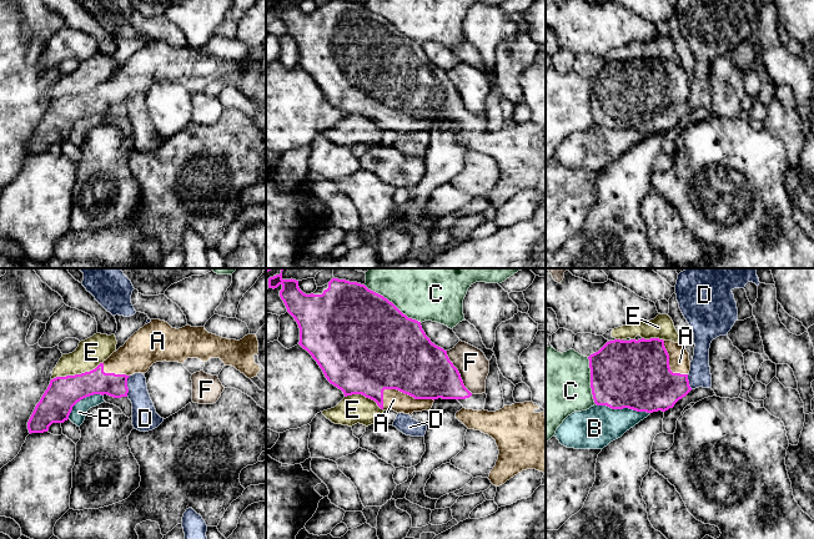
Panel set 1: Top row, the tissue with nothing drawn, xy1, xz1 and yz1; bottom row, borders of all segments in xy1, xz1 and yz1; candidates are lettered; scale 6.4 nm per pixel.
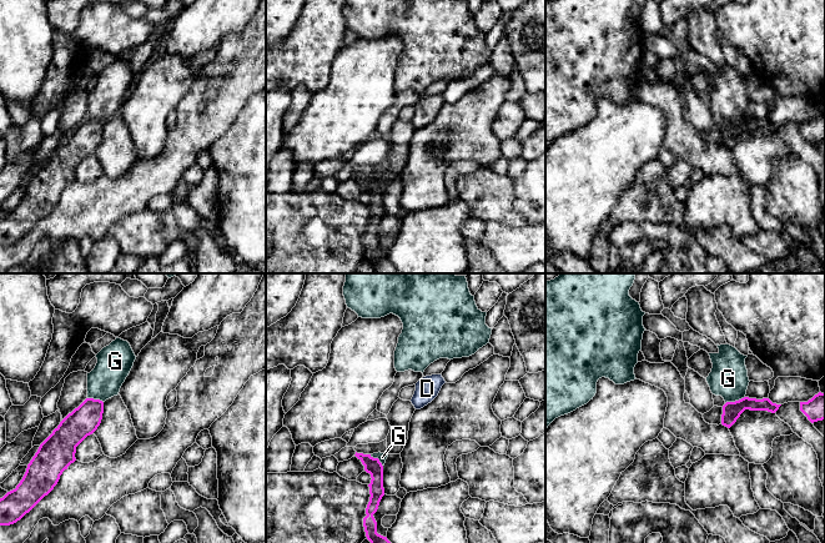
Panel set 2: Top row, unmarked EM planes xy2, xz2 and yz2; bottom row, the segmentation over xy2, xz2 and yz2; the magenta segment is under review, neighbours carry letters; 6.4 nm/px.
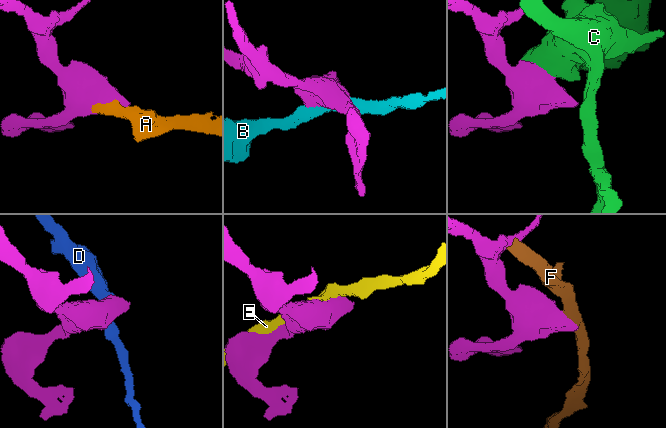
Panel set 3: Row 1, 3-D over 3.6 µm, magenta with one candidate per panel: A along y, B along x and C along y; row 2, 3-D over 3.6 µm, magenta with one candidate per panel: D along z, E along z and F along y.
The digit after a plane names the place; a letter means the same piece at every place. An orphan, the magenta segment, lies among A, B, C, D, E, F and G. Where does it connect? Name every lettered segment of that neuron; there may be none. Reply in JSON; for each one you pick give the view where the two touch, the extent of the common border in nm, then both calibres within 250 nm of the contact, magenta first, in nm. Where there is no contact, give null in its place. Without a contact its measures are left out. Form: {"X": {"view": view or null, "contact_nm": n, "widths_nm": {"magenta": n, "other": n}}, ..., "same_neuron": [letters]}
{"A": {"view": "xz1", "contact_nm": 340, "widths_nm": {"magenta": 420, "other": 140}}, "same_neuron": ["A"]}

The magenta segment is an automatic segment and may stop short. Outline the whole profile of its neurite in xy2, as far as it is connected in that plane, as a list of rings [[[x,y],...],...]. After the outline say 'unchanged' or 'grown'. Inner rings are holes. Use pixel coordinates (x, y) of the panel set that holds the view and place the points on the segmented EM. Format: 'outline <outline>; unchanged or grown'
outline [[[86,398],[60,422],[52,433],[40,444],[16,488],[0,498],[0,526],[10,526],[20,521],[54,489],[62,472],[76,461],[76,447],[100,426],[102,413],[102,401]]]; unchanged

